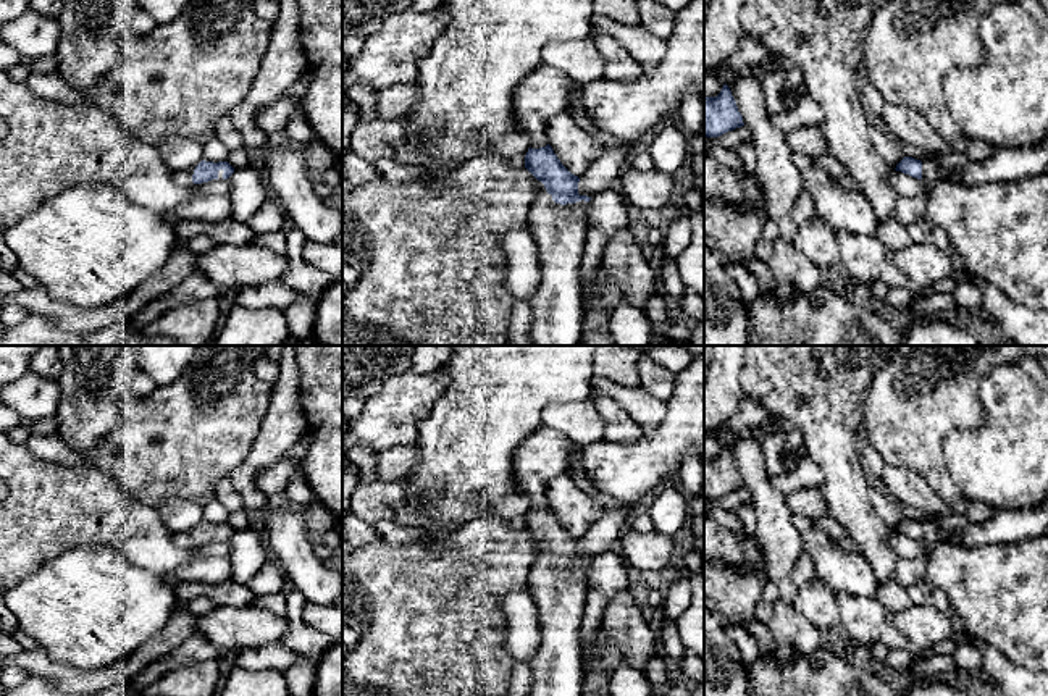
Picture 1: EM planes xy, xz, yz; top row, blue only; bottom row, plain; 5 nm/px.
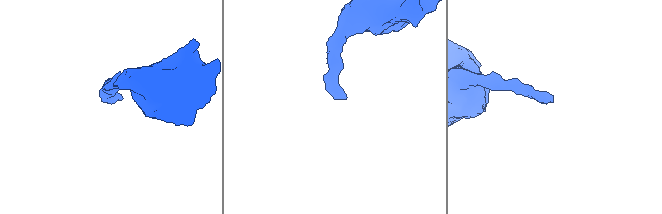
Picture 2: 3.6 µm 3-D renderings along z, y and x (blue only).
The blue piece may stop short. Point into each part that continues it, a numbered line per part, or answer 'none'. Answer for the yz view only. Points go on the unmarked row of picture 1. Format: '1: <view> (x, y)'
1: yz (930, 532)

